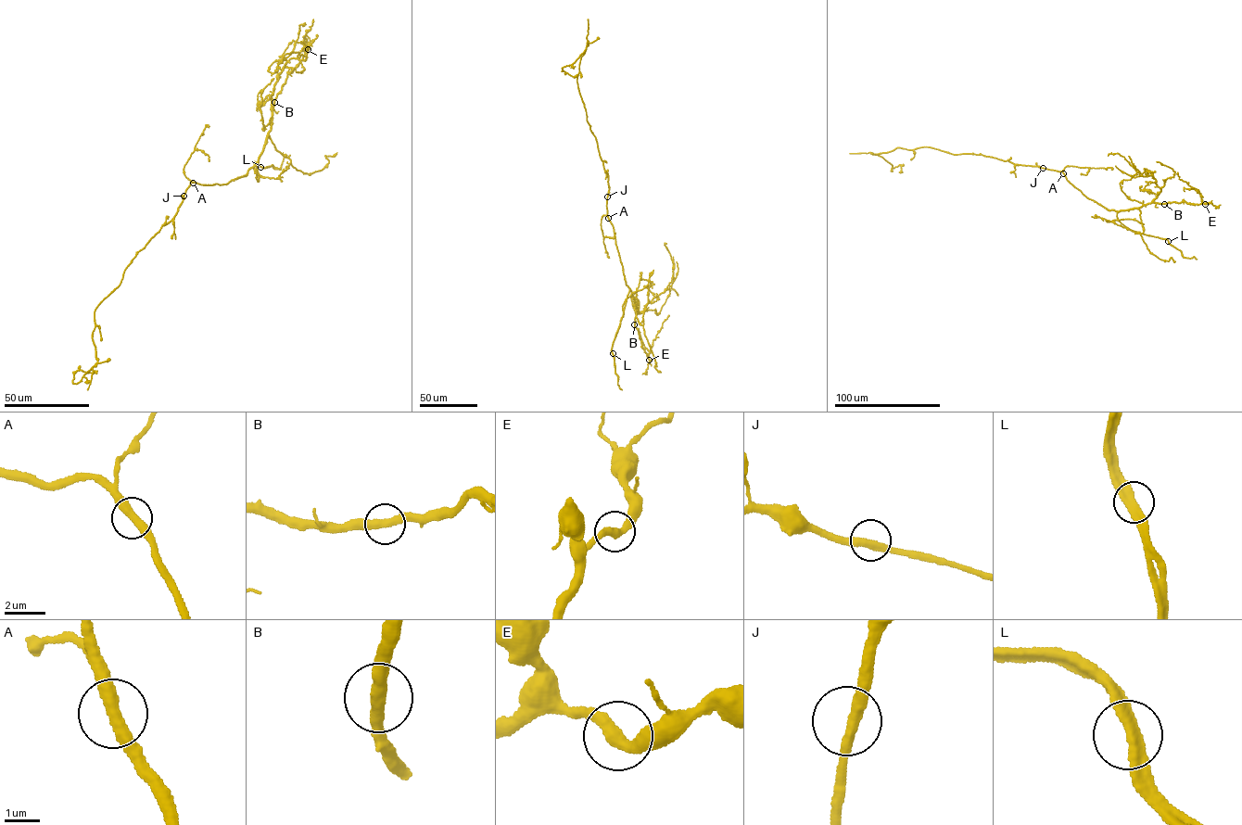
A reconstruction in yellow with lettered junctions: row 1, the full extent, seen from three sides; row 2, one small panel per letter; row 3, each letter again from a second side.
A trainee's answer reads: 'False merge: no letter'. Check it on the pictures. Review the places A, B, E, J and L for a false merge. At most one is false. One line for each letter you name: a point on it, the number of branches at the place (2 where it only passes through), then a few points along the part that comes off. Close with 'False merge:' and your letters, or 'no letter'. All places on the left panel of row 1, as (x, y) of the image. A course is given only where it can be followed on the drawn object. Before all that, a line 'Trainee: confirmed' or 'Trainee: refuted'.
Trainee: refuted
L: (260, 167) | 2 | (260, 167), (258, 166), (257, 171), (259, 178)
False merge: L

